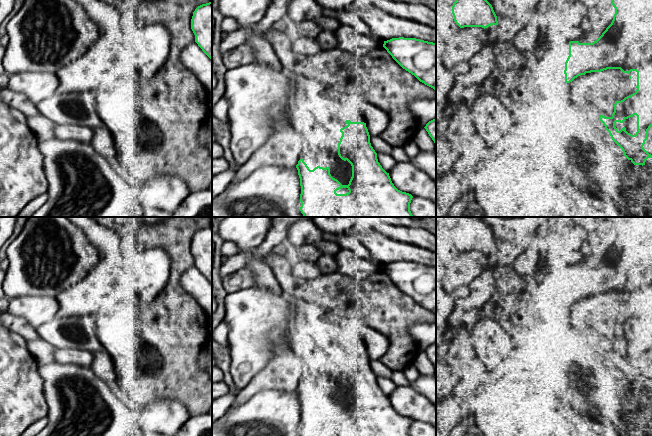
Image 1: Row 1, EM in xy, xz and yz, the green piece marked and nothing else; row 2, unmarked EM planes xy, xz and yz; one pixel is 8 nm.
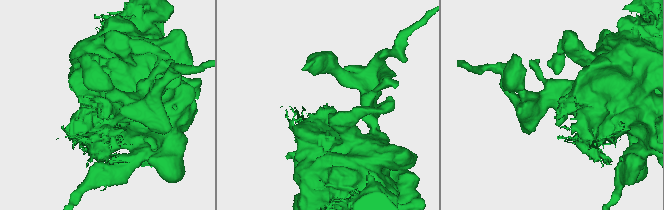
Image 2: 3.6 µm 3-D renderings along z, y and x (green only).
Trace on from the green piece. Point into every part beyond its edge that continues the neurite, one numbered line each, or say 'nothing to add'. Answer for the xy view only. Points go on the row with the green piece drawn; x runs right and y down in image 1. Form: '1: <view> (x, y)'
nothing to add

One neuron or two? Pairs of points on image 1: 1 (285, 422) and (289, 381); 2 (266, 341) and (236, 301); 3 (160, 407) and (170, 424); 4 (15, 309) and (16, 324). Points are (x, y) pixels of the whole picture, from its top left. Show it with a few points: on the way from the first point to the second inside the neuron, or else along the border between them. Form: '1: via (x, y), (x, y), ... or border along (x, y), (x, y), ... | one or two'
1: border along (265, 389), (295, 390) | two
2: via (257, 331), (257, 322), (246, 311) | one
3: via (160, 411), (167, 420) | one
4: border along (10, 313), (22, 317), (34, 328) | two

